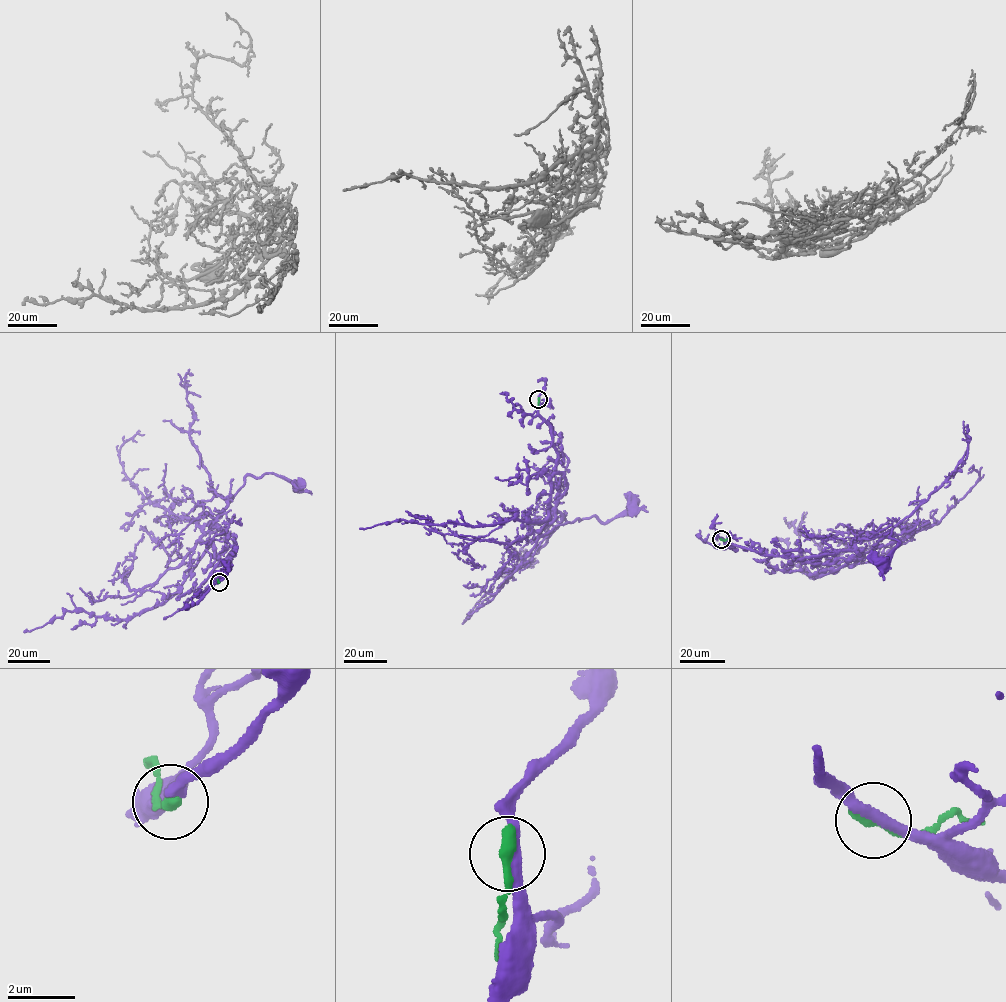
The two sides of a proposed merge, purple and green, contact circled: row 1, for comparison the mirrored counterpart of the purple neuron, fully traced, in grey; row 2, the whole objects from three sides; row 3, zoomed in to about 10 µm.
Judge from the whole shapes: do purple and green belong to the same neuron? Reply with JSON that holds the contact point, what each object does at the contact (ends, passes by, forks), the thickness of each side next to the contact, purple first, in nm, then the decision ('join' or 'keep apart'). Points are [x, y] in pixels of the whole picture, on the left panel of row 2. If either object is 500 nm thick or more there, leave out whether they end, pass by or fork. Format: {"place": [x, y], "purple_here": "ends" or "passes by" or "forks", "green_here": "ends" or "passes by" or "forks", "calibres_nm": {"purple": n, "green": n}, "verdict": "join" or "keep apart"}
{"place": [219, 582], "purple_here": "passes by", "green_here": "ends", "calibres_nm": {"purple": 320, "green": 420}, "verdict": "keep apart"}

